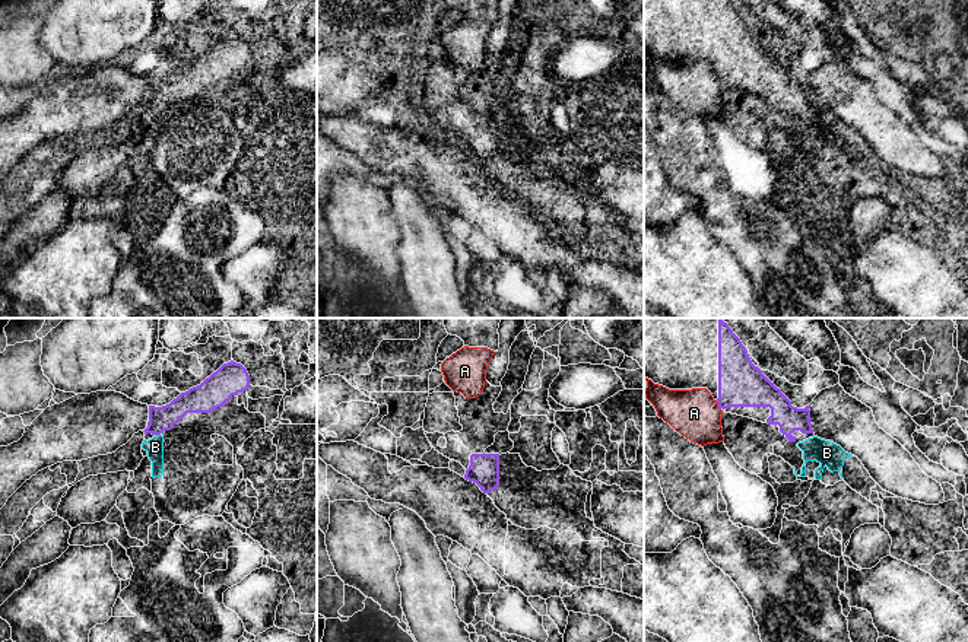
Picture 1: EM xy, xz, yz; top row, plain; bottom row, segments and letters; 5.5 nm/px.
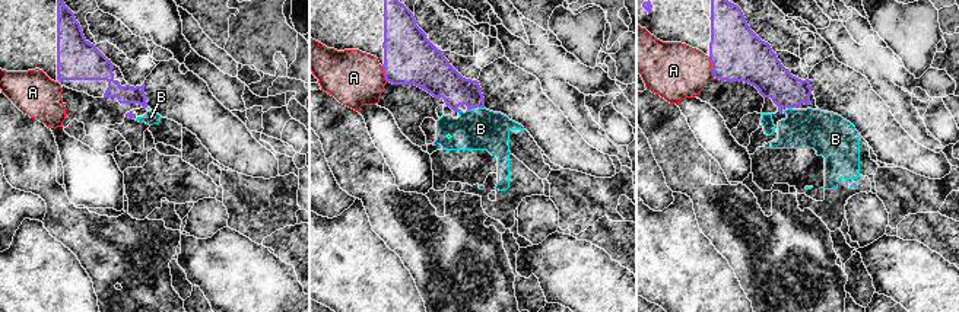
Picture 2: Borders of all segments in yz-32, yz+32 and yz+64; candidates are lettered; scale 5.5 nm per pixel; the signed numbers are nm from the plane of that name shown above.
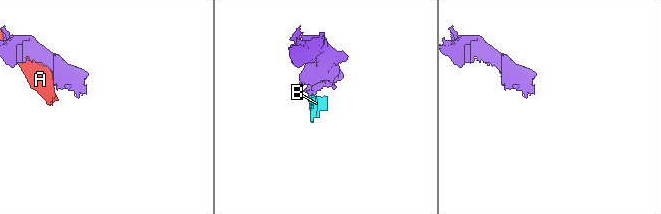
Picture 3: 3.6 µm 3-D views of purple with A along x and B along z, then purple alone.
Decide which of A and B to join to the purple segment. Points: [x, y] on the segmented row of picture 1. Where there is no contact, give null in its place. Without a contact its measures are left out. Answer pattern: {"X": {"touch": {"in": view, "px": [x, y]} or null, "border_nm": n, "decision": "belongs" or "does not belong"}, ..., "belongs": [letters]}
{"A": {"touch": {"in": "yz", "px": [719, 404]}, "border_nm": 60, "decision": "does not belong"}, "B": {"touch": {"in": "xy", "px": [158, 434]}, "border_nm": 30, "decision": "belongs"}, "belongs": ["B"]}

